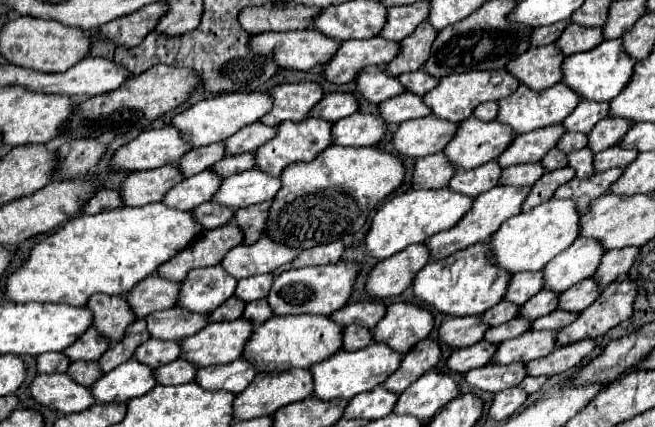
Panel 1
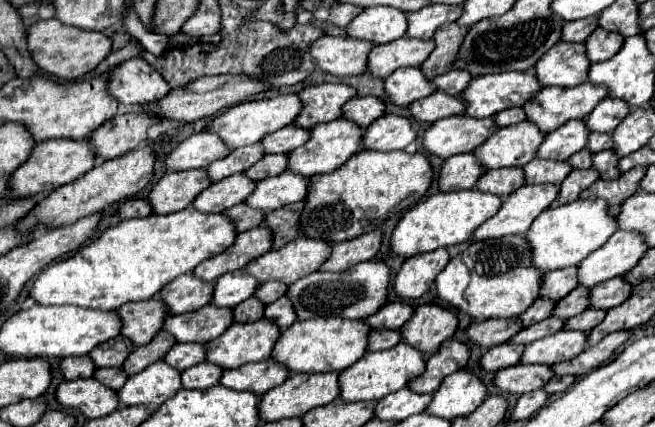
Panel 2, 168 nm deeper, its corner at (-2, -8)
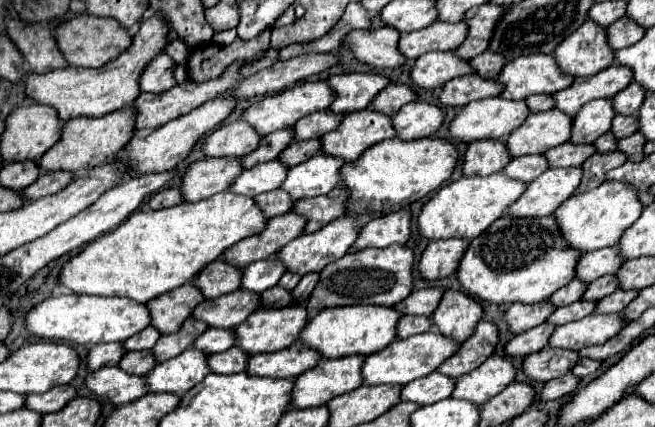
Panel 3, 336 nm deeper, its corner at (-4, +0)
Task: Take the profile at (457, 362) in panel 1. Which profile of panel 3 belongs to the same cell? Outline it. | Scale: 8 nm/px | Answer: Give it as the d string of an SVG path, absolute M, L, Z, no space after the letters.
M544 322L528 332L518 334L514 340L510 340L506 344L506 354L518 358L518 356L528 356L528 354L534 354L534 352L546 348L548 340L550 340L550 332L554 332L554 328L556 328L554 324Z

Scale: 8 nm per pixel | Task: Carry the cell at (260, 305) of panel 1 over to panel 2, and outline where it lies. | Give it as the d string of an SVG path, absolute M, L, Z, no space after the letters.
M278 298L276 302L268 304L266 306L266 312L264 312L264 318L272 320L276 326L280 326L282 330L286 330L294 320L296 320L296 314L294 314L294 308L292 304L288 302L288 298Z

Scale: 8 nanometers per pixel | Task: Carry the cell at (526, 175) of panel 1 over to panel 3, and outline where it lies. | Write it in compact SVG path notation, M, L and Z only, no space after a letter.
M560 144L552 150L548 150L544 156L550 162L550 168L566 168L566 166L582 166L584 160L590 158L590 154L596 152L596 146L592 144Z

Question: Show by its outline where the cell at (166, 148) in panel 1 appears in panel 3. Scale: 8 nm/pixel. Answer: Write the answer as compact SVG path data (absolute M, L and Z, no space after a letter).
M244 120L224 124L204 142L206 156L246 156L258 148L262 136Z

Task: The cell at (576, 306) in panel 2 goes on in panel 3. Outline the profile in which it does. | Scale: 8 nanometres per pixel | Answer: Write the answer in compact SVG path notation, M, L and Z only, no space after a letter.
M606 274L592 284L588 284L588 290L584 292L582 300L600 300L602 296L608 296L618 290L618 278L614 274Z

